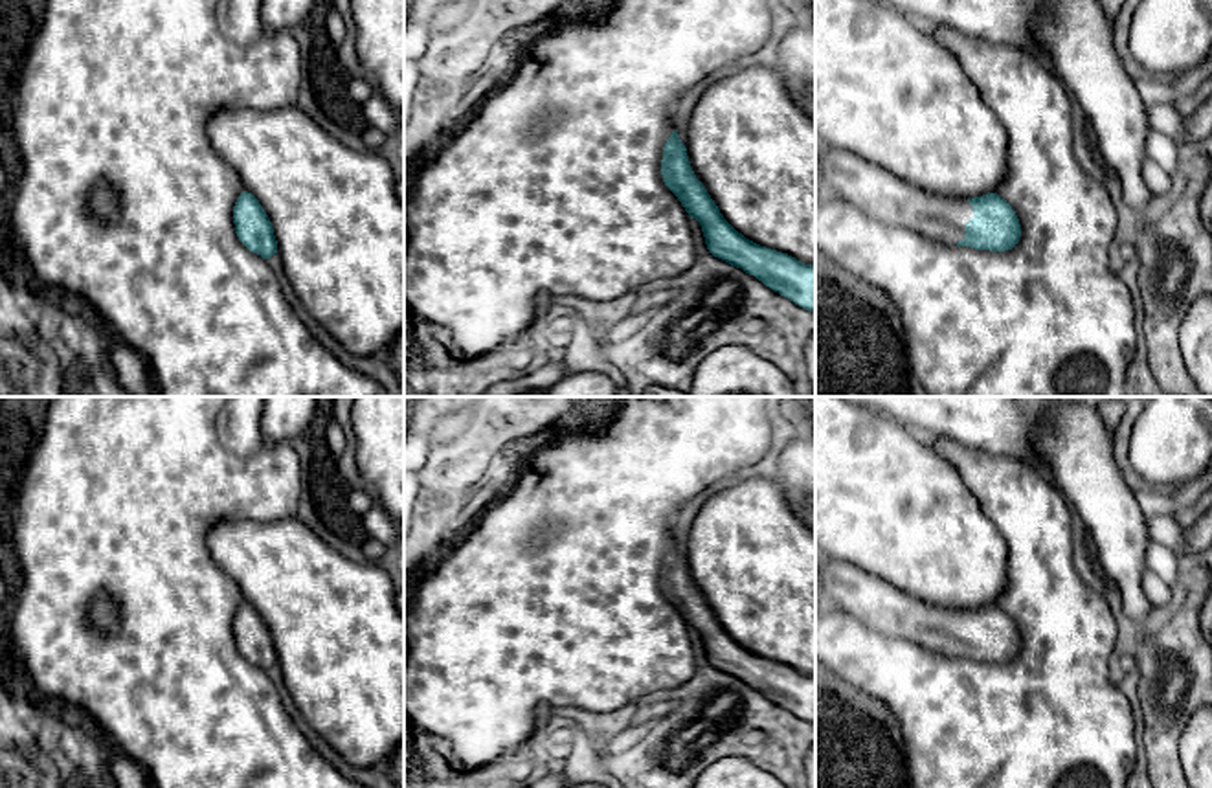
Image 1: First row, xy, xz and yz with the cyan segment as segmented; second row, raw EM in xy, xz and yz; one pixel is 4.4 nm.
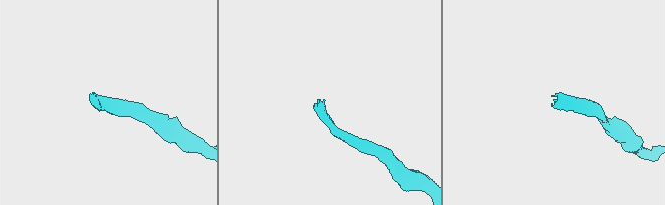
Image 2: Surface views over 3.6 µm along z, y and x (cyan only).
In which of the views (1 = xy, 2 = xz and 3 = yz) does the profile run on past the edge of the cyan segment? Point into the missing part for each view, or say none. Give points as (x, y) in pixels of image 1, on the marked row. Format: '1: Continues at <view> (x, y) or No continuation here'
1: No continuation here
2: No continuation here
3: Continues at yz (880, 195)

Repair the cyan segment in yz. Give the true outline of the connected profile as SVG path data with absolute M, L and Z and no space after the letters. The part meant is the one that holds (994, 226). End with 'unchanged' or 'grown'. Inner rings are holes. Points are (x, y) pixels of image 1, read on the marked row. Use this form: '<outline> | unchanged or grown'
M819 147L815 186L869 219L946 244L1004 252L1021 237L1016 211L997 193L968 200L929 193L841 149Z | grown

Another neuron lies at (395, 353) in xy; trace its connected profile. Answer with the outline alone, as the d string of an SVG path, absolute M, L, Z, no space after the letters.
M404 329L395 336L384 358L404 388Z

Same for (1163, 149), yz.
M1151 130L1146 138L1146 154L1166 173L1173 173L1179 160L1179 145L1172 136Z

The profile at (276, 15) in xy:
M263 0L264 31L292 29L305 24L314 6L316 0Z

